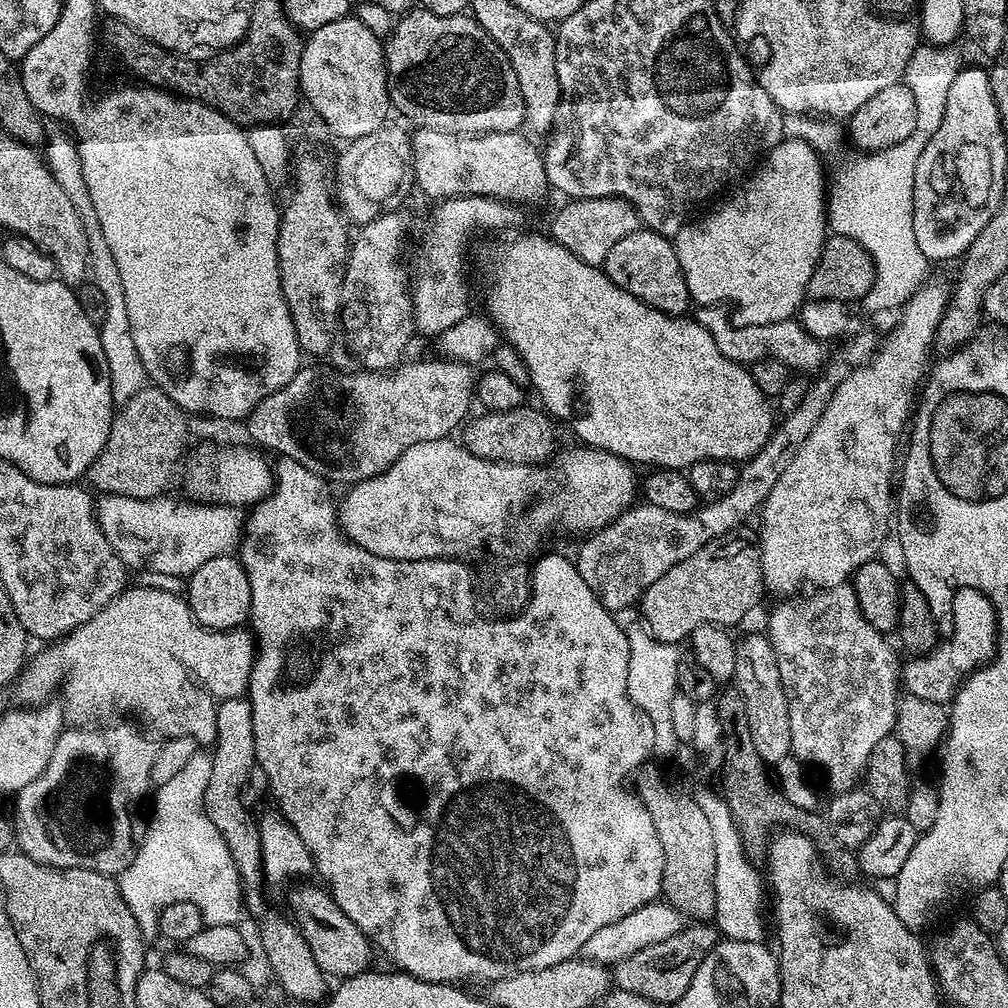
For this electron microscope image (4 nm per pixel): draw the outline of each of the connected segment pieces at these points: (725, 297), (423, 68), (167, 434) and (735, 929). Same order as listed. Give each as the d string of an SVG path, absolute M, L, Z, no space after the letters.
M783 139L763 157L762 163L751 173L753 176L721 208L714 209L697 224L685 222L682 225L674 243L688 295L697 305L733 304L735 315L742 324L782 322L797 315L800 303L808 296L810 274L814 274L814 266L818 266L818 258L830 232L826 182L824 186L824 168L820 160L821 153L806 142Z
M413 7L397 19L391 36L383 41L383 45L386 74L388 75L388 103L395 111L397 108L406 119L413 120L413 125L463 136L485 136L491 132L514 132L525 123L522 90L518 90L518 74L514 74L514 66L510 62L510 58L501 50L498 42L494 42L494 38L490 38L486 34L486 30L482 30L482 26L477 20L473 20L471 15L439 16L425 8Z
M155 386L140 388L138 394L131 396L113 415L106 446L87 470L87 483L100 494L113 492L139 500L165 495L176 467L179 464L181 467L186 456L187 419L189 417L162 389Z
M705 781L691 785L690 795L702 806L706 819L714 829L714 898L716 899L715 927L719 935L726 940L738 942L760 942L764 936L764 892L752 888L762 880L762 872L748 861L744 853L746 841L740 834L740 828L734 822L728 801L716 789L710 788Z

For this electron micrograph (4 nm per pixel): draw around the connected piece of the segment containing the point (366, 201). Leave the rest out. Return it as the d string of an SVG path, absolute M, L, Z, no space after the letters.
M385 126L374 130L374 134L366 134L357 140L347 141L343 145L340 157L334 160L334 199L340 205L340 211L353 225L363 226L374 222L387 212L403 209L404 199L414 192L416 179L412 165L412 137L400 128Z

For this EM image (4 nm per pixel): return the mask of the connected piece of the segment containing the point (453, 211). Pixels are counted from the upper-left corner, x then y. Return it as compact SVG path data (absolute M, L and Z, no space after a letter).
M450 196L439 201L440 204L432 212L432 217L428 220L428 225L424 228L424 233L421 234L420 240L424 245L420 248L420 253L416 256L416 272L414 268L414 275L410 280L410 291L412 294L412 313L416 319L416 332L419 335L432 336L432 338L439 338L443 332L450 326L454 326L454 322L462 322L462 318L466 318L470 314L468 308L472 304L472 292L468 289L468 280L464 277L464 255L468 252L468 239L471 238L475 232L492 232L495 228L508 228L516 220L516 212L518 212L517 205L509 204L506 200L495 200L489 196Z

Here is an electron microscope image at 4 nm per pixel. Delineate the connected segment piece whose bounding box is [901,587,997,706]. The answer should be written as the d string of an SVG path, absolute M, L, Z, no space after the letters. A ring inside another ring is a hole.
M973 587L957 588L951 603L952 630L946 642L930 652L909 657L901 667L901 683L907 695L949 705L968 676L984 667L996 655L997 614L993 603Z

